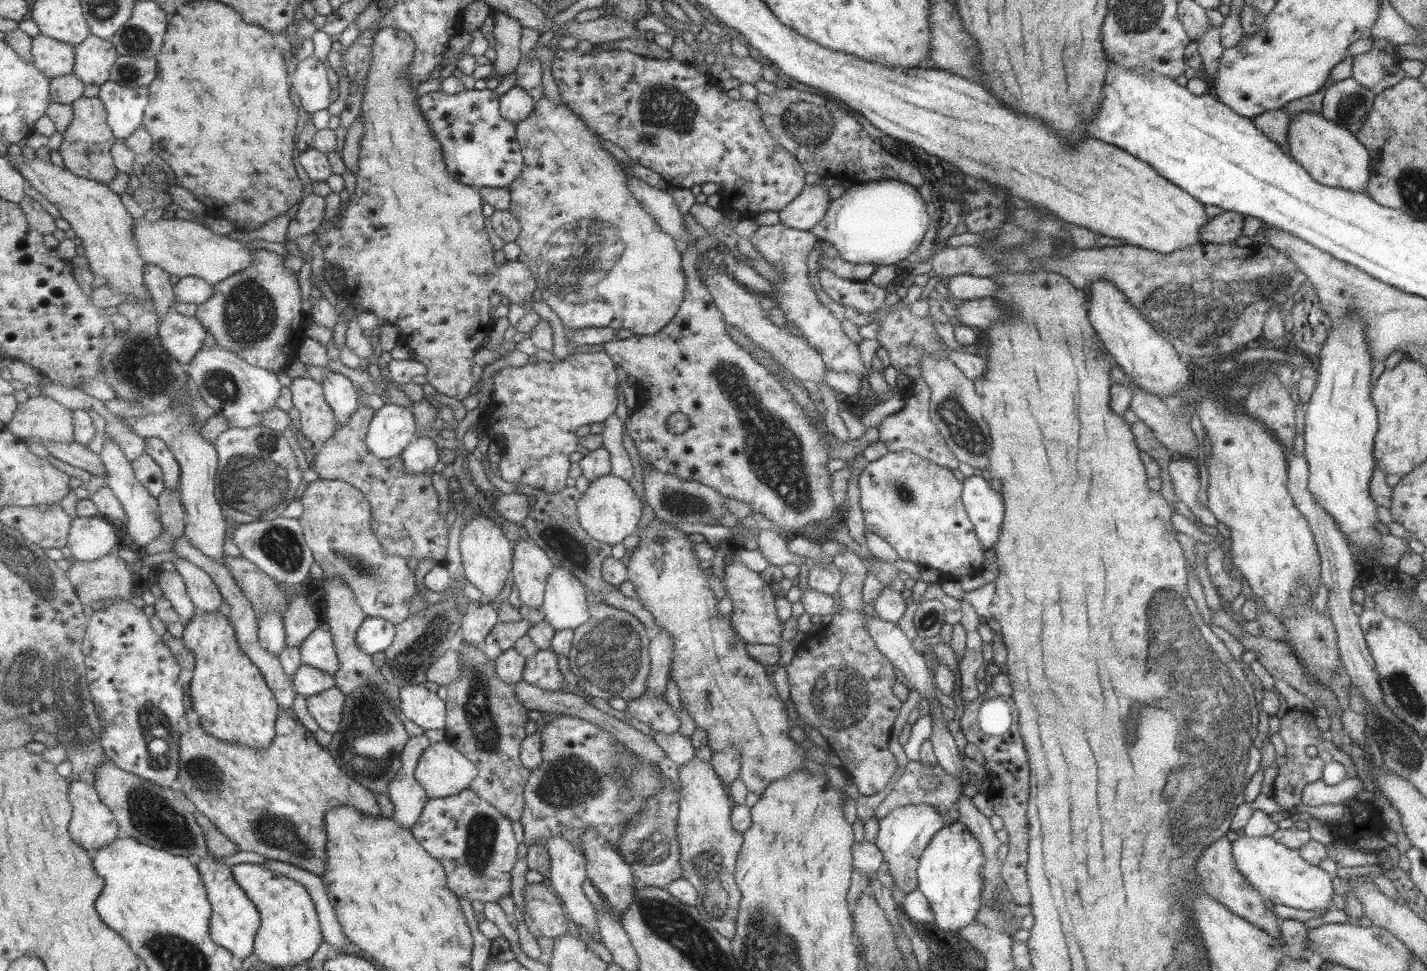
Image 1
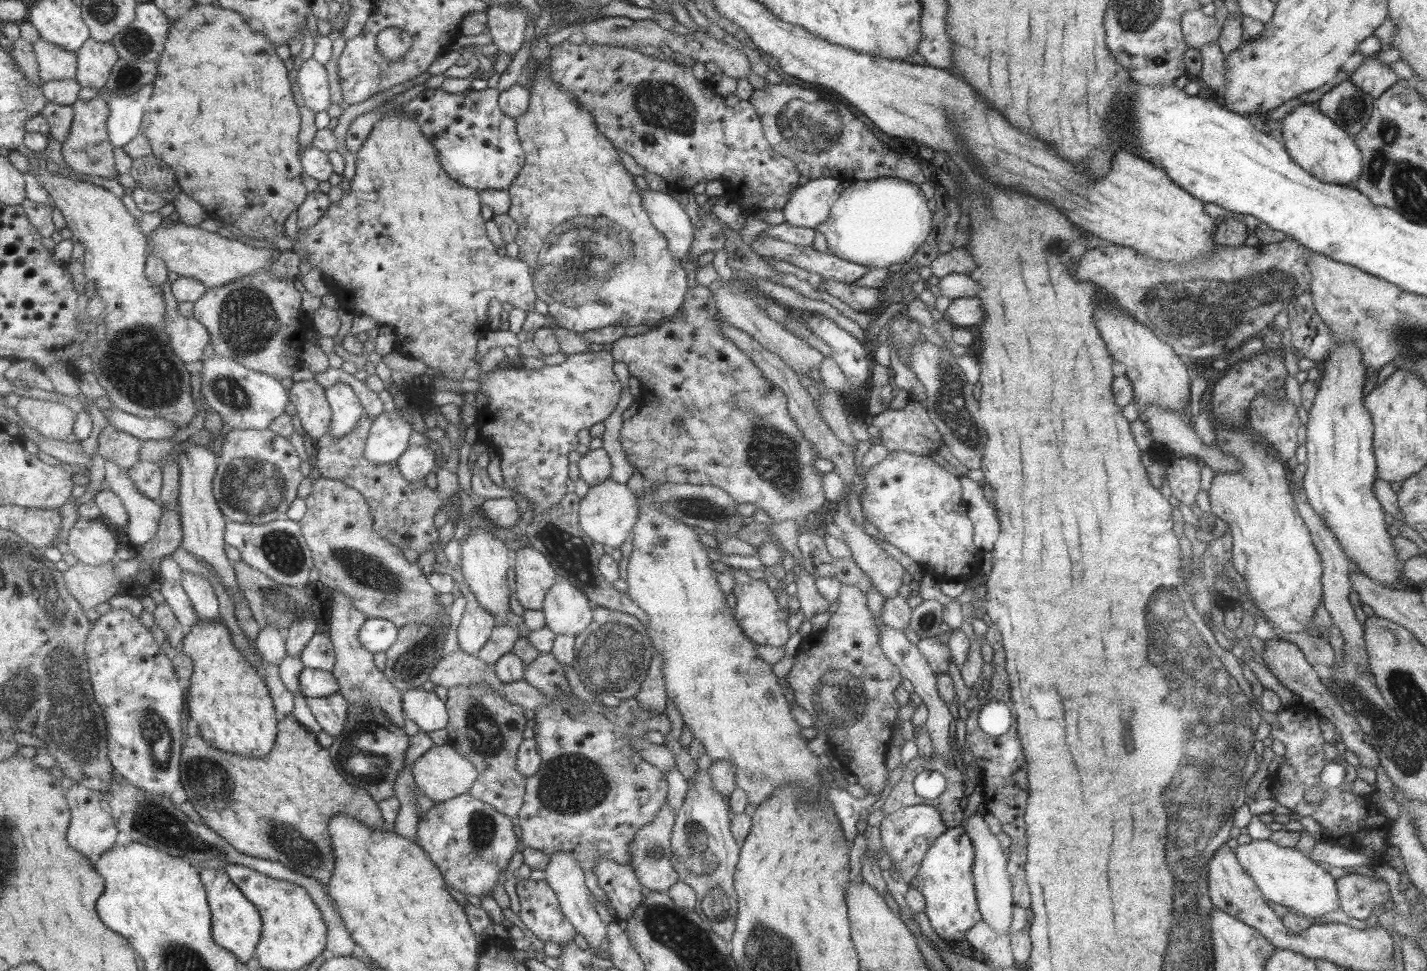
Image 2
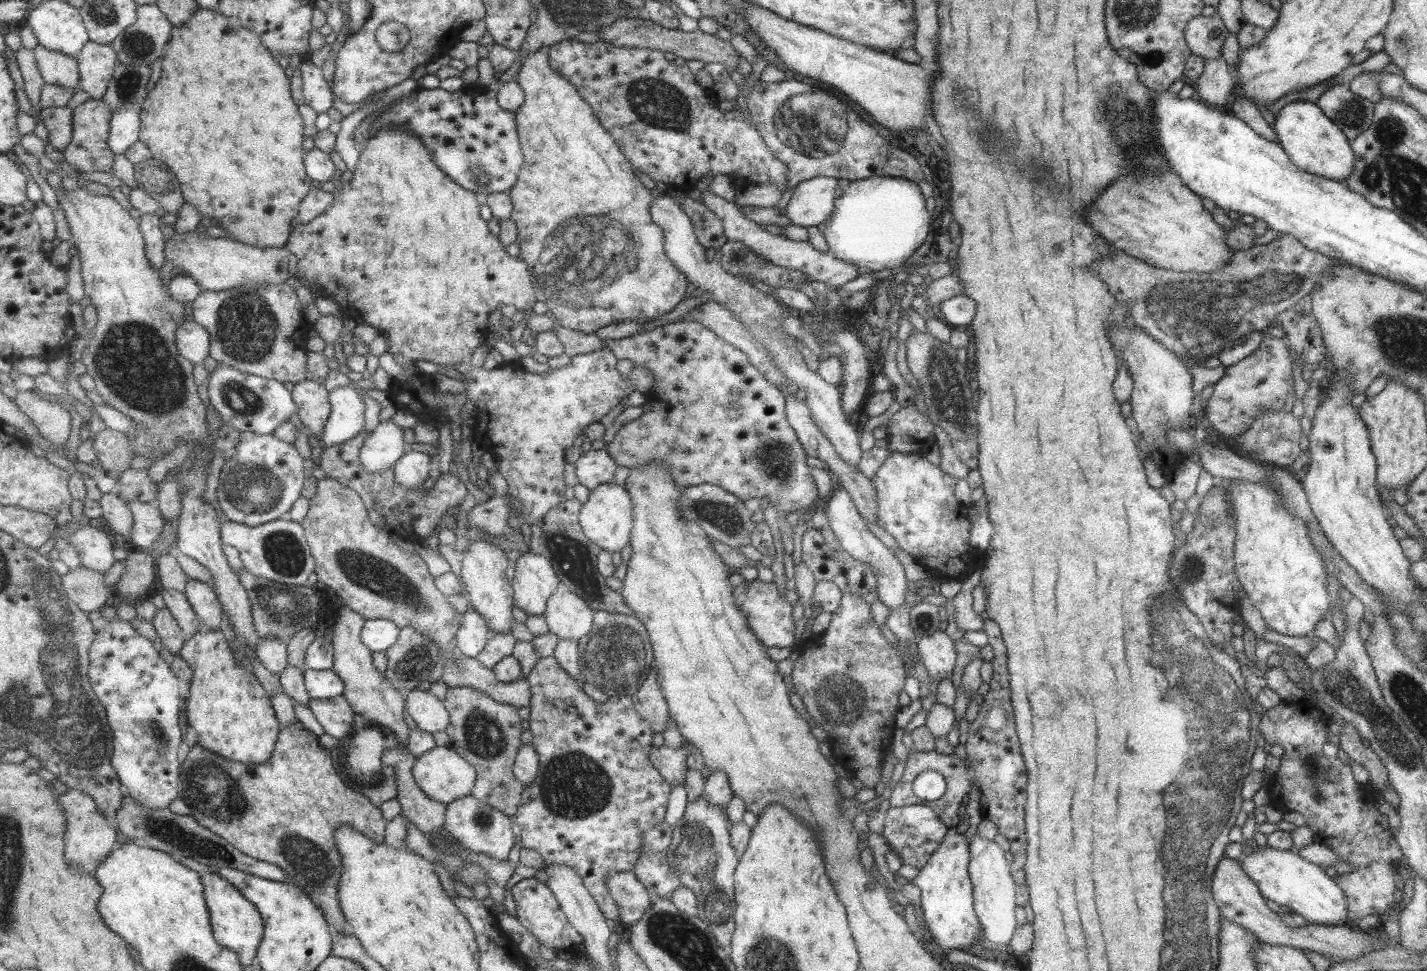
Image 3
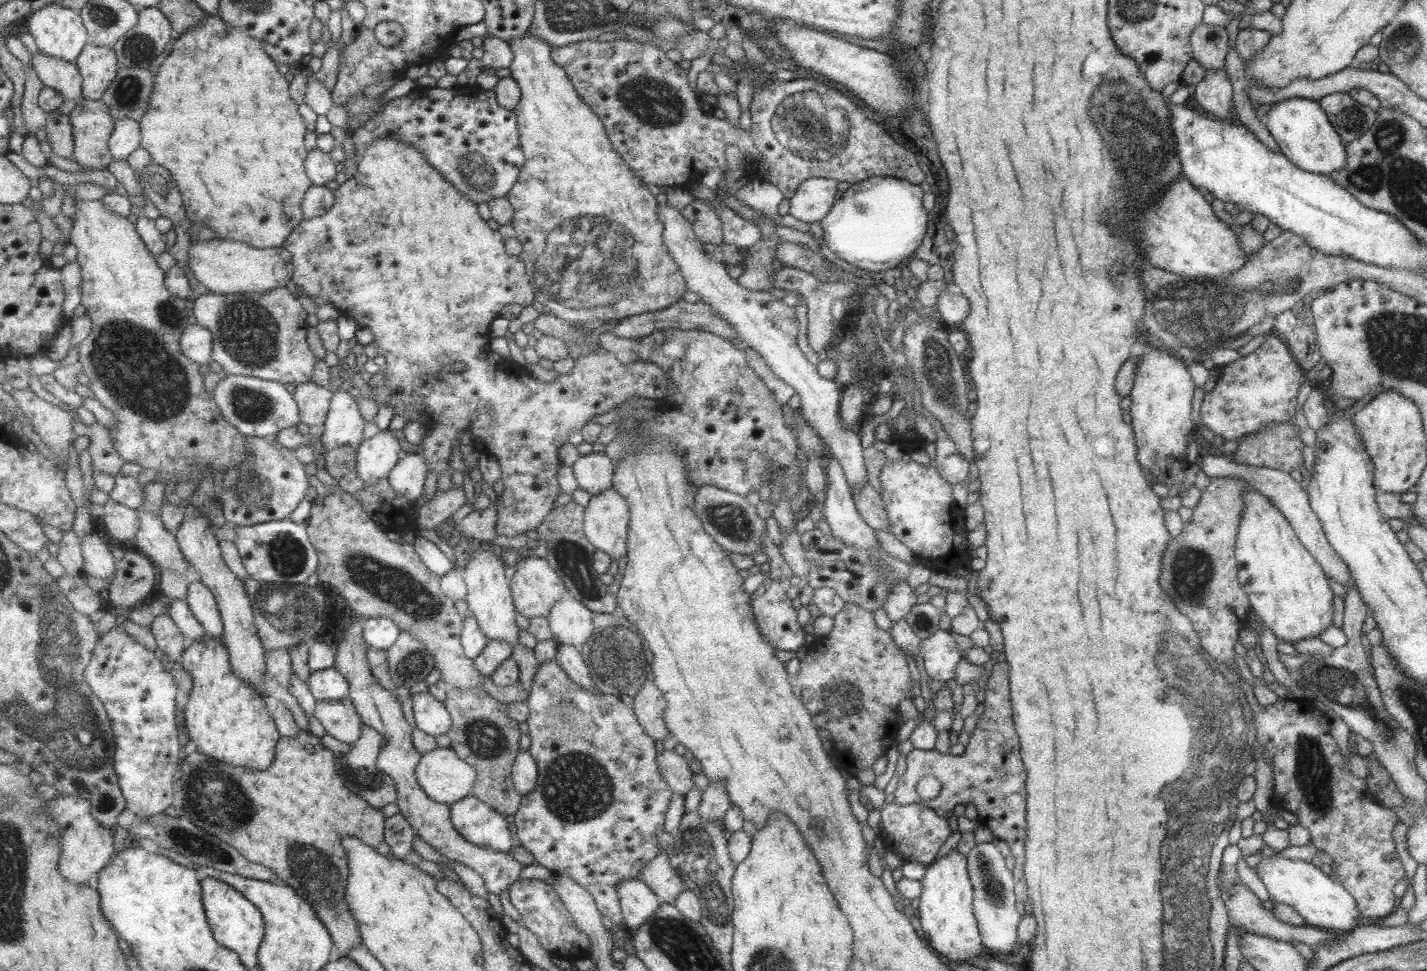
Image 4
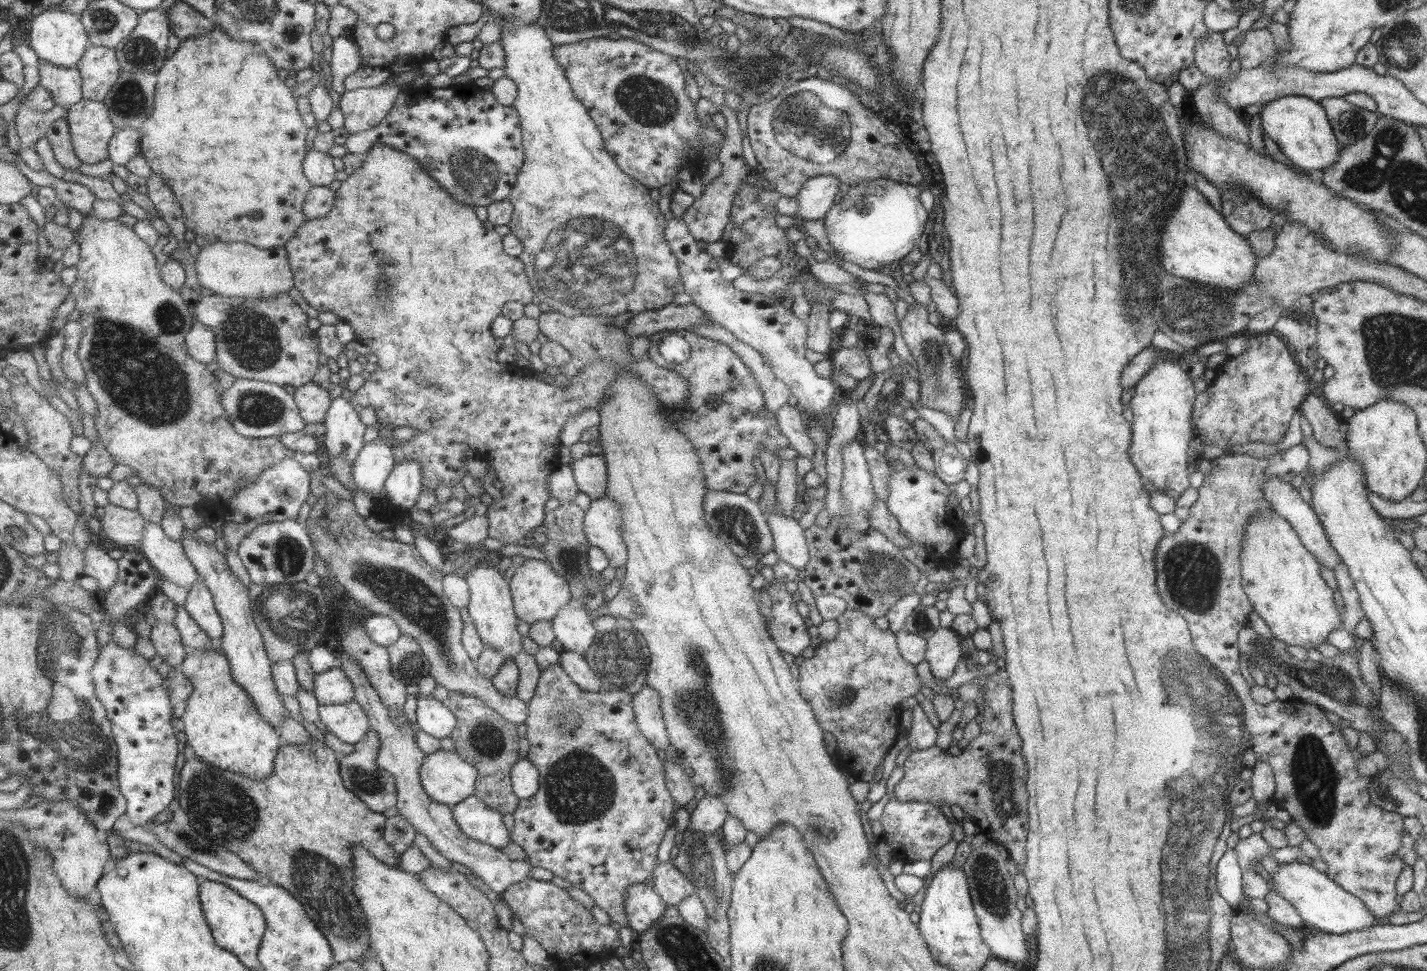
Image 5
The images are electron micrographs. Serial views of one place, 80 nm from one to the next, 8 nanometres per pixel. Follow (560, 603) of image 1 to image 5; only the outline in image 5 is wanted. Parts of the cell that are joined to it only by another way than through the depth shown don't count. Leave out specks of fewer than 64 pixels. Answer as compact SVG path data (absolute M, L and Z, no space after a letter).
M565 608L552 622L552 628L564 649L585 655L596 643L598 630L589 609Z

